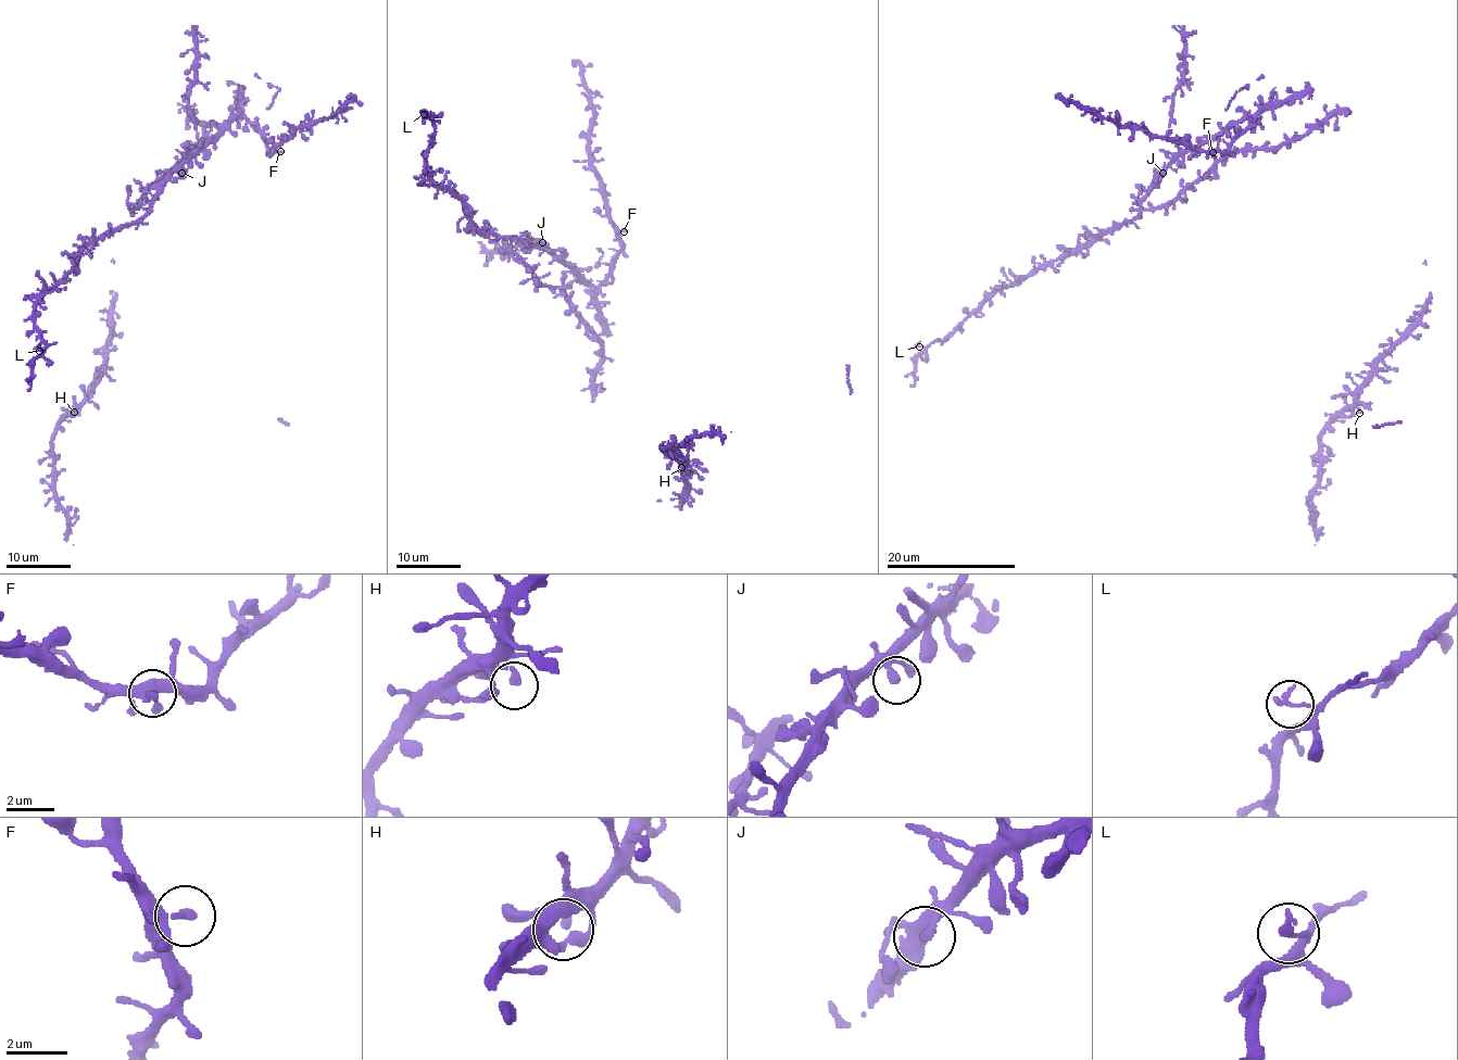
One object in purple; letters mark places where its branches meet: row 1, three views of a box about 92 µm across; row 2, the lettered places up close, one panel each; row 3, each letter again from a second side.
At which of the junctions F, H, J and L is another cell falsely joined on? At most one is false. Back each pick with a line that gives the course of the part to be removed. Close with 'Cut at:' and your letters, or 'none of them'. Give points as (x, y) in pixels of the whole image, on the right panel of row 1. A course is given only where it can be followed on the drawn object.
Cut at: none of them

